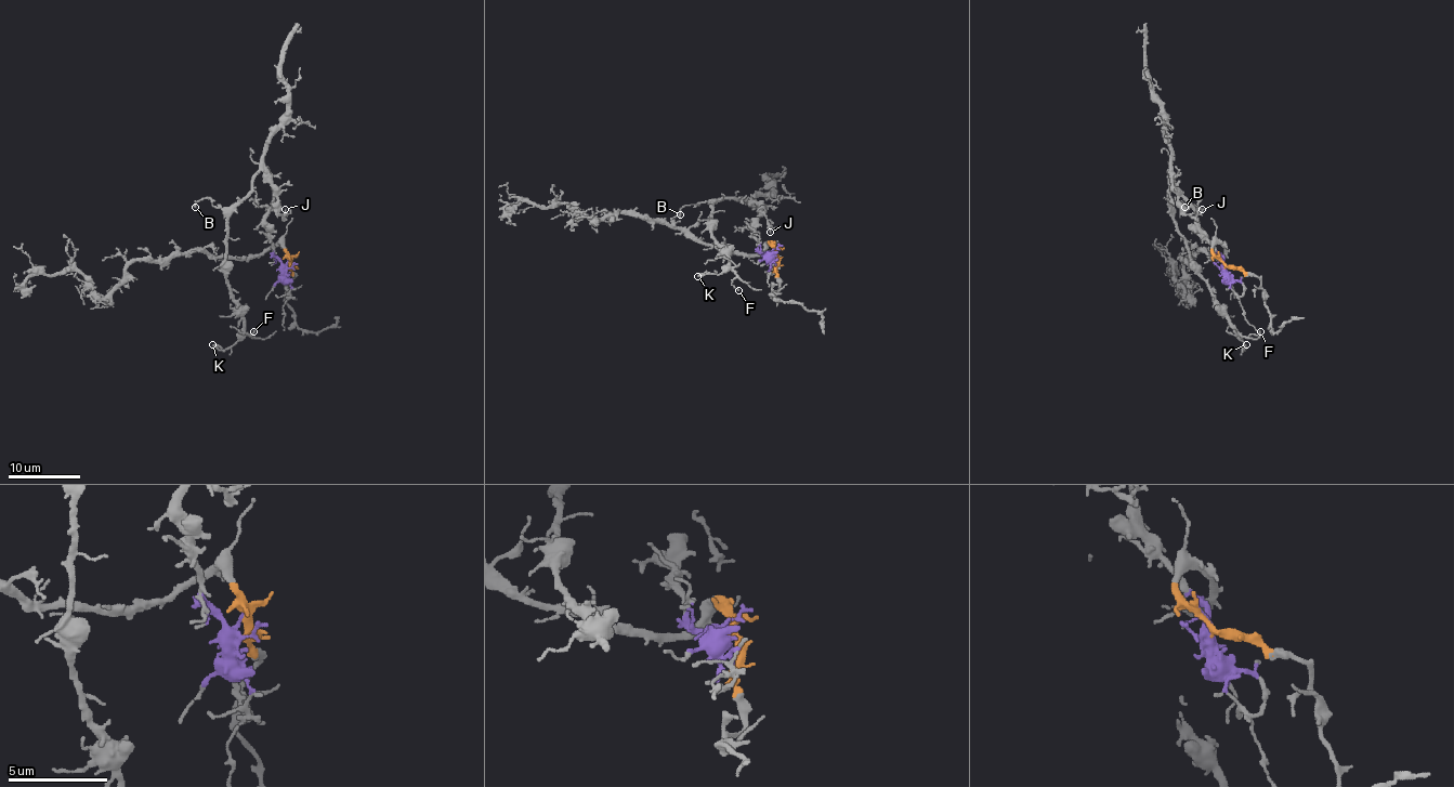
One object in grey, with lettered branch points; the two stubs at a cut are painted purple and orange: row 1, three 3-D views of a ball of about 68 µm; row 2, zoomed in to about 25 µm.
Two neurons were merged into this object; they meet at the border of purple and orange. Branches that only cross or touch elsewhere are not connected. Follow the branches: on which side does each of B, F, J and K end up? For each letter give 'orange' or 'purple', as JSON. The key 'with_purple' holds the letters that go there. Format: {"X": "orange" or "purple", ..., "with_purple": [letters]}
{"B": "purple", "F": "purple", "J": "purple", "K": "purple", "with_purple": ["B", "F", "J", "K"]}

